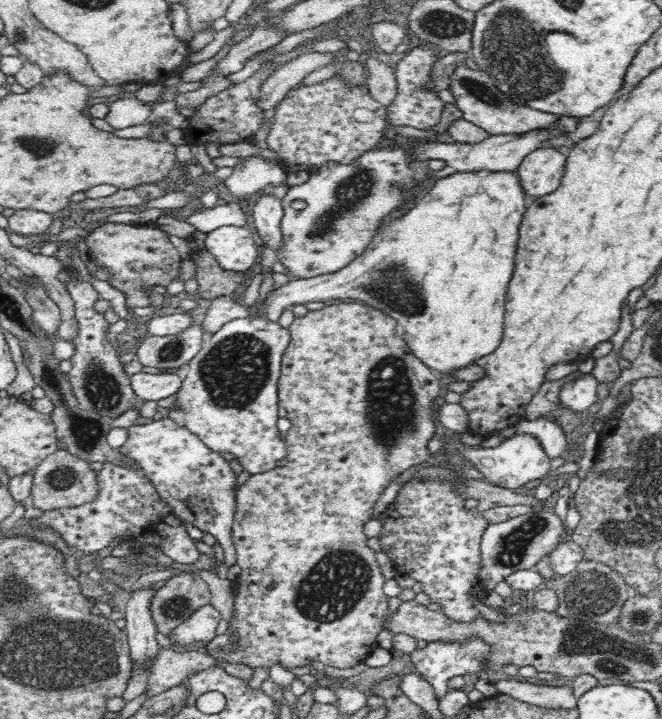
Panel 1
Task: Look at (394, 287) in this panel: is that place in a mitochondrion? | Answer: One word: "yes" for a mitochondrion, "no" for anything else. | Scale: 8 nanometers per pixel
yes

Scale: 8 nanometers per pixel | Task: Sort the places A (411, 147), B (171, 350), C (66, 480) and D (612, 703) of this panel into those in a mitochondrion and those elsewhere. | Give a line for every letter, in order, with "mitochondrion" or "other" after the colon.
A: other
B: mitochondrion
C: mitochondrion
D: other

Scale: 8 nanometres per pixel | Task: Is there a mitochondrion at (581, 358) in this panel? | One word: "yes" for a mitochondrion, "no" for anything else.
no

